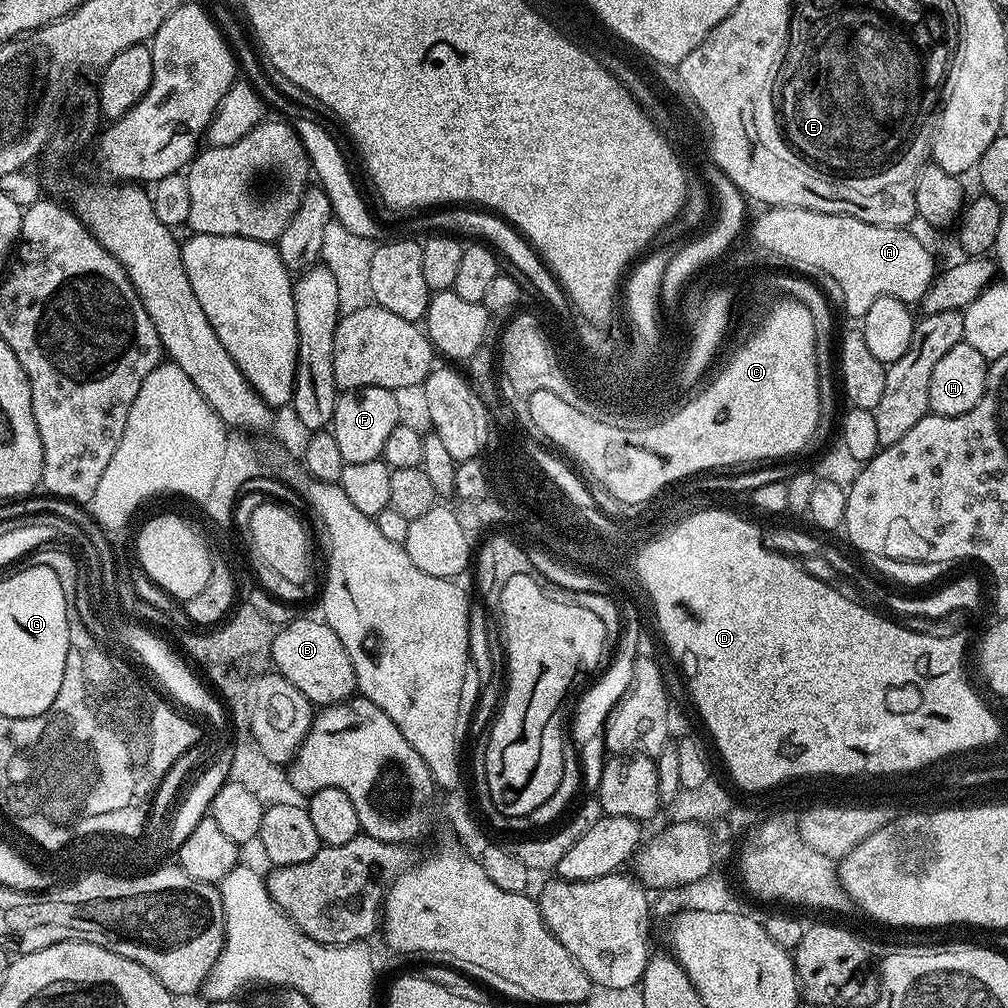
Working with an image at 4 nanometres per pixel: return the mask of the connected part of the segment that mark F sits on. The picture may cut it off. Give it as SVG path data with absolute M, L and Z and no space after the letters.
M358 388L344 390L336 397L330 431L345 464L370 462L383 457L386 438L401 423L397 393L391 388Z

